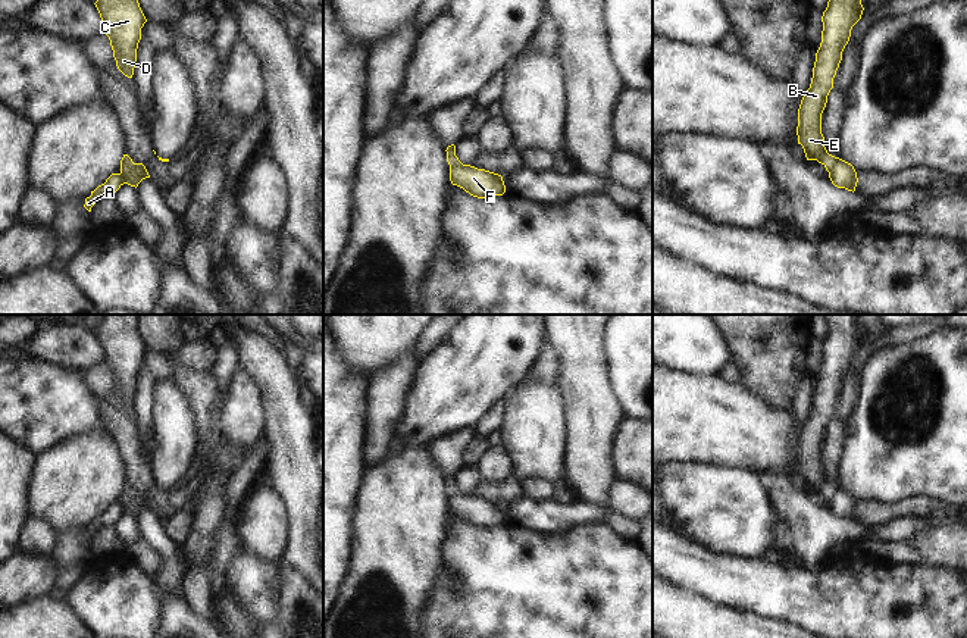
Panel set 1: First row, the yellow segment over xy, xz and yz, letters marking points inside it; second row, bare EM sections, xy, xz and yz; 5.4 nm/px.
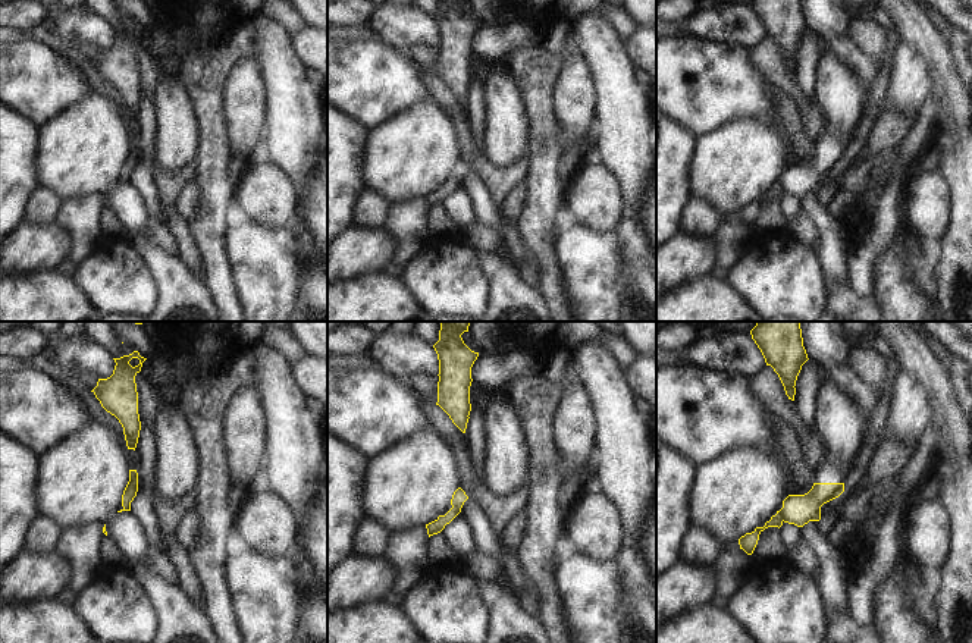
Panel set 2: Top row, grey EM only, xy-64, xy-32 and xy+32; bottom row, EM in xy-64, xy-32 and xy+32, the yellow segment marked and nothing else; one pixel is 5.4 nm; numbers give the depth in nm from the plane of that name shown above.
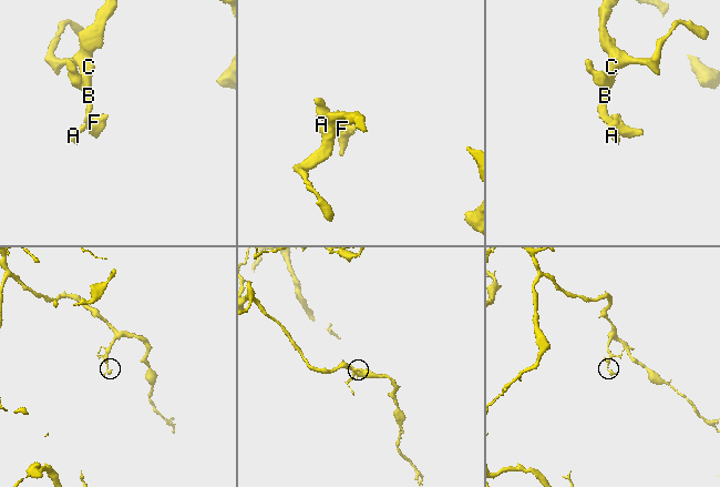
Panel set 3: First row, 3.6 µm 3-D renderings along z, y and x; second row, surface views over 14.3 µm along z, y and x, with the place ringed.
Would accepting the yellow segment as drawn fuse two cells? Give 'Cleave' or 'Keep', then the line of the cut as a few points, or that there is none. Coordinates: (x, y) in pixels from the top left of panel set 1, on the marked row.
Cleave. Split along yz (838, 158), (829, 177).

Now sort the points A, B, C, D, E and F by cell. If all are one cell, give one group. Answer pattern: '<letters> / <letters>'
A B C D E / F

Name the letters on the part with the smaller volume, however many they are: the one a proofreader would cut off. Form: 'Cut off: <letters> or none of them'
Cut off: F

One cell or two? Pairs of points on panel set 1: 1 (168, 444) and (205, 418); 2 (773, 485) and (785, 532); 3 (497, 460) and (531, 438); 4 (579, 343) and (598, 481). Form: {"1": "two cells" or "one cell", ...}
{"1": "two cells", "2": "two cells", "3": "two cells", "4": "one cell"}

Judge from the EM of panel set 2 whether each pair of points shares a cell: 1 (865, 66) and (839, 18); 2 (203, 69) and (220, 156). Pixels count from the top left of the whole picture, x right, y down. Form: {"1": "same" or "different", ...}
{"1": "same", "2": "same"}

